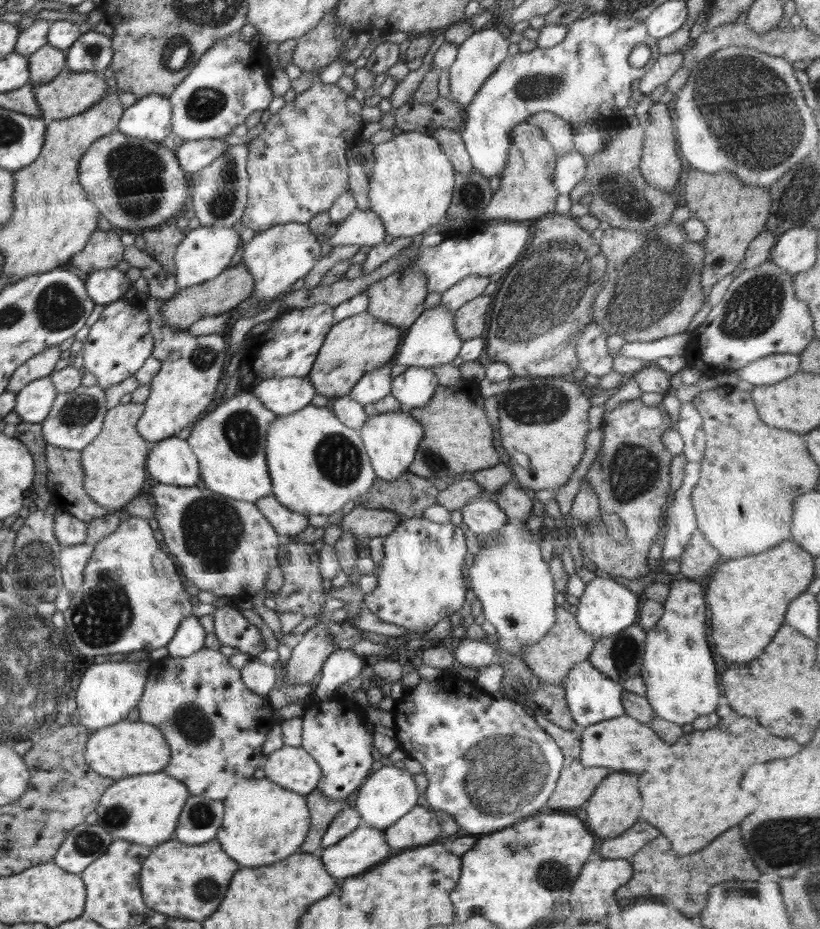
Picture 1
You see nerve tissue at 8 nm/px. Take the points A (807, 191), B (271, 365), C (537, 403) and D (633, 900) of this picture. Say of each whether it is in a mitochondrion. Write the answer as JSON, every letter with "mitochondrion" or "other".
{"A":"mitochondrion","B":"other","C":"mitochondrion","D":"other"}

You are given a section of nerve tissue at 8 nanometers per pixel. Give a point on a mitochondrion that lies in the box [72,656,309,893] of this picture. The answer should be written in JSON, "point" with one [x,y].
{"point":[190,721]}

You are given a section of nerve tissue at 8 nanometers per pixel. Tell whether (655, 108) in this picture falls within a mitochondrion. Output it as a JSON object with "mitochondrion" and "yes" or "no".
{"mitochondrion":"no"}

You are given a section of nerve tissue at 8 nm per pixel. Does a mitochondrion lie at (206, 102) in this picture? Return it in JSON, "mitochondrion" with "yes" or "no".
{"mitochondrion":"yes"}

